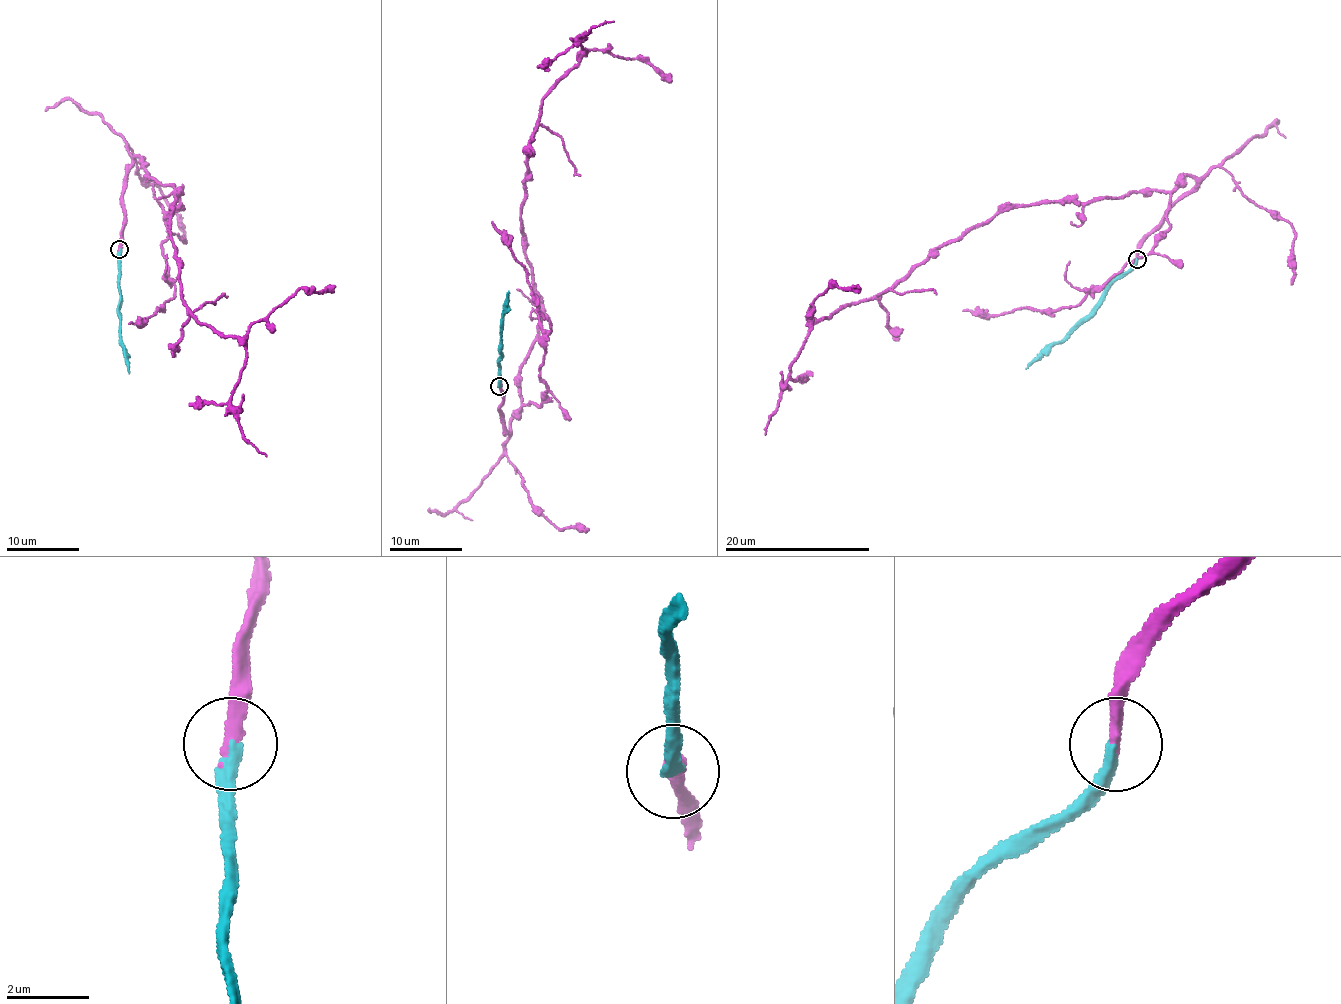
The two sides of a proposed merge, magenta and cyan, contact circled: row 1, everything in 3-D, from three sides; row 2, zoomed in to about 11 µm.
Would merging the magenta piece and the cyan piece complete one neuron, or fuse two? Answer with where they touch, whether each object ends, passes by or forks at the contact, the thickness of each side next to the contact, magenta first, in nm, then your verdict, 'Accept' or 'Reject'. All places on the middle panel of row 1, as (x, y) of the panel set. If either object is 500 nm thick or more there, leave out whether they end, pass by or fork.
Place: (499, 386). At the ring magenta ends. At the ring cyan ends. Thickness 320 nm (magenta) against 300 nm. Accept

